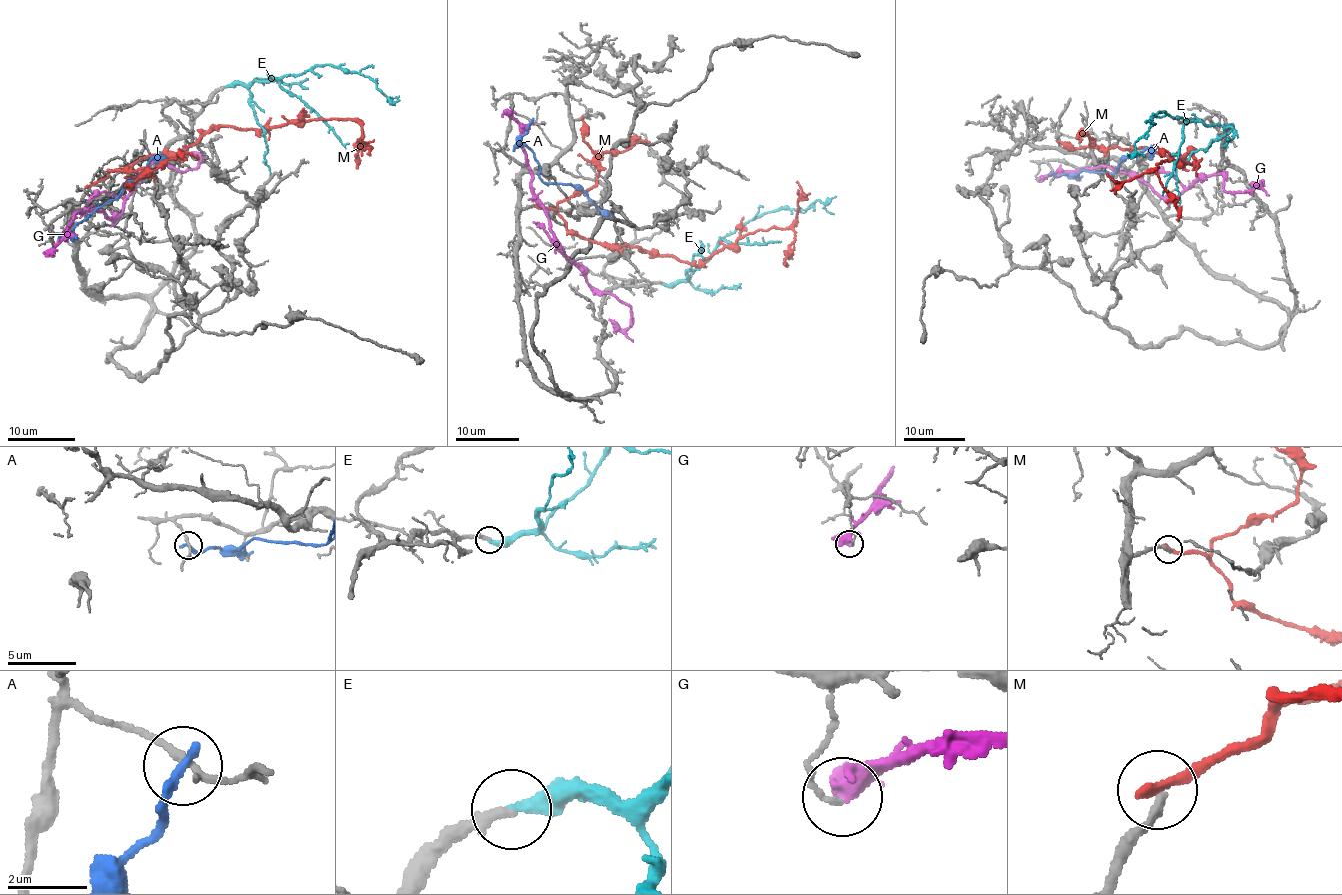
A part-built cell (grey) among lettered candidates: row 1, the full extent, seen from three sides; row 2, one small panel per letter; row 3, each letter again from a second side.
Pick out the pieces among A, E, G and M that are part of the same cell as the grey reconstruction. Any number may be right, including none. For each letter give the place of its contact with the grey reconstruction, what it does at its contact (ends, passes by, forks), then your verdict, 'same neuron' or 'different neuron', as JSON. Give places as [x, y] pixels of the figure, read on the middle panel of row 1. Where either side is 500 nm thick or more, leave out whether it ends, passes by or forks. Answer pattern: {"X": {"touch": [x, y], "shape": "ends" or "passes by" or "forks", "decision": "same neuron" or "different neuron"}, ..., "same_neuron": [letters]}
{"A": {"touch": [531, 122], "shape": "ends", "decision": "different neuron"}, "E": {"touch": [664, 284], "shape": "ends", "decision": "same neuron"}, "G": {"touch": [510, 112], "shape": "forks", "decision": "different neuron"}, "M": {"touch": [537, 207], "shape": "ends", "decision": "different neuron"}, "same_neuron": ["E"]}

